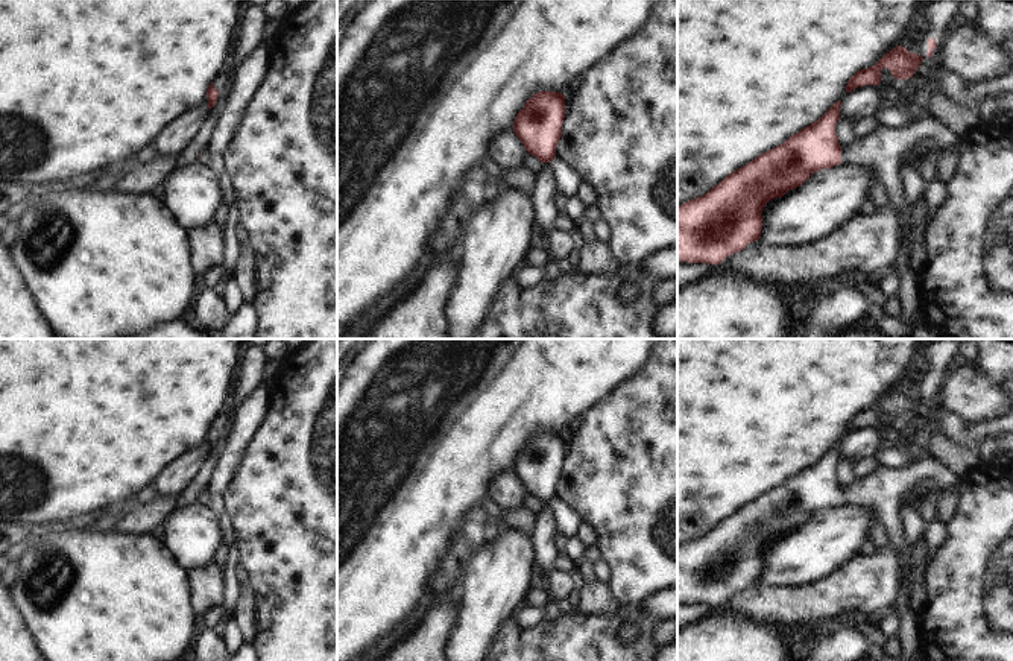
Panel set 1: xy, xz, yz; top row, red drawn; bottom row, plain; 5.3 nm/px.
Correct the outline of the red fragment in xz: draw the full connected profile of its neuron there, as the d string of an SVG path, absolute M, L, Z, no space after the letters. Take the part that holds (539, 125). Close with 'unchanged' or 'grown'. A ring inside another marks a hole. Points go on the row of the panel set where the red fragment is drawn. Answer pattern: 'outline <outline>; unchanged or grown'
outline M539 91L533 94L516 114L513 132L525 150L544 166L535 173L532 188L532 216L538 225L553 231L556 210L554 172L548 164L556 157L556 146L562 137L565 119L565 96L557 91Z; grown

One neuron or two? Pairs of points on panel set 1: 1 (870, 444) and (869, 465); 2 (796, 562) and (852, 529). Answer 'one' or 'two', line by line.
1: two
2: one

